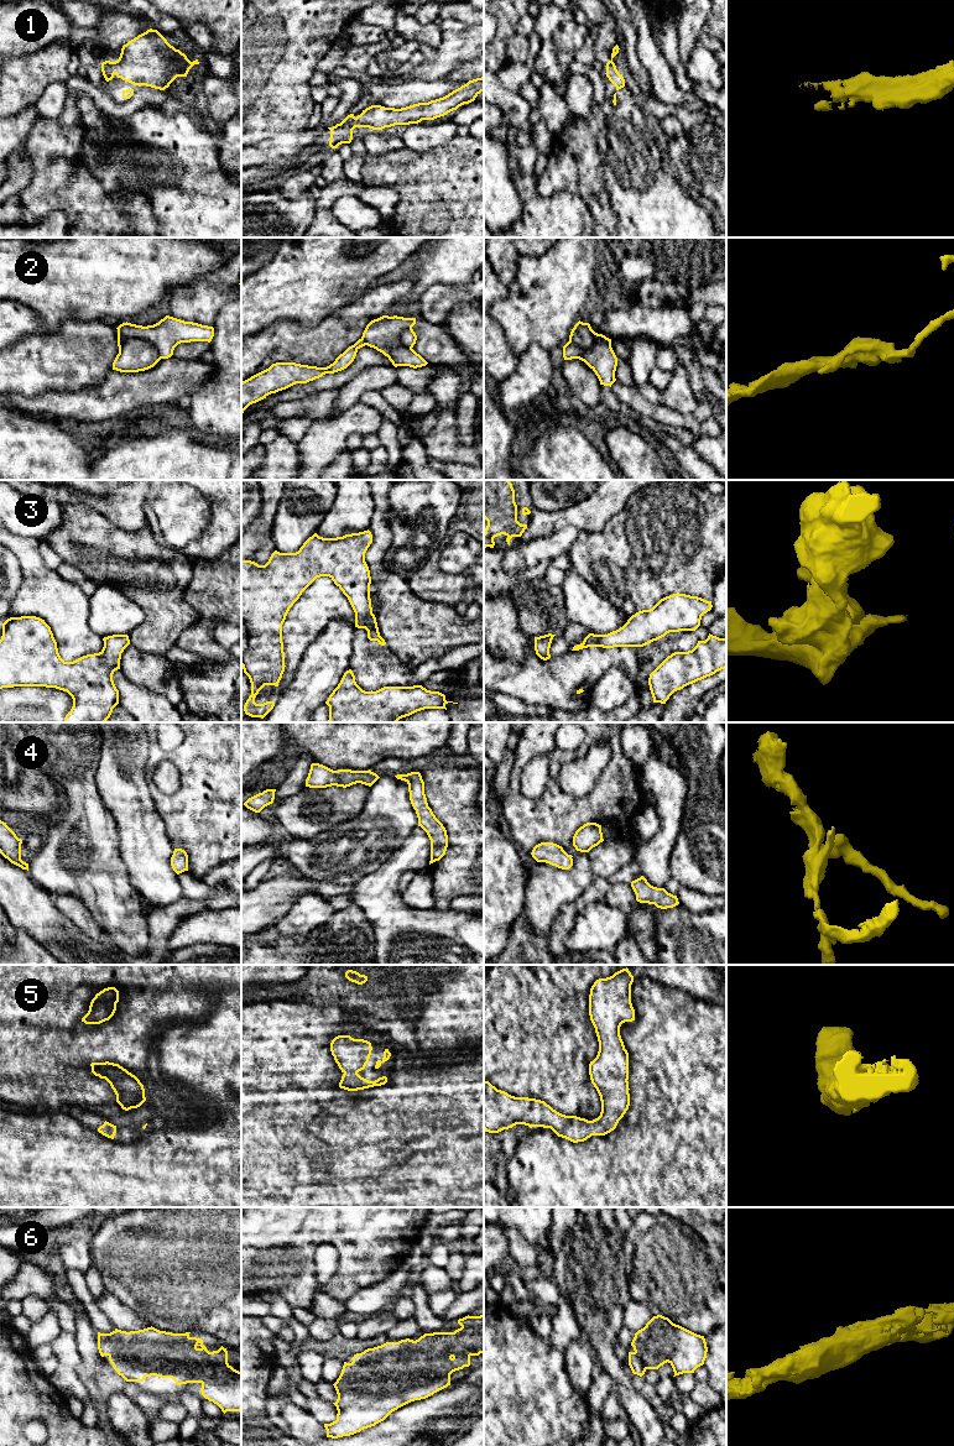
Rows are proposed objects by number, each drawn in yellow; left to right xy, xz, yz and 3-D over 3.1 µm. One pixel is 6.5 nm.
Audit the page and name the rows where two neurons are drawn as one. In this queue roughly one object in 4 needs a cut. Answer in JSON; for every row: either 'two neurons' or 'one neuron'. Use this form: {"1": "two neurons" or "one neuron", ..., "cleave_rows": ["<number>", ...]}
{"1": "one neuron", "2": "one neuron", "3": "one neuron", "4": "one neuron", "5": "one neuron", "6": "one neuron", "cleave_rows": []}

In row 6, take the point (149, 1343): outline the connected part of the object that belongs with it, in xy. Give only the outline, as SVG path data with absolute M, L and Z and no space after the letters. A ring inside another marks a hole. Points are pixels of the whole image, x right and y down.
M147 1327L139 1331L115 1328L110 1333L98 1332L98 1350L108 1356L114 1369L126 1382L144 1382L146 1377L172 1378L177 1385L200 1383L202 1395L217 1404L221 1411L241 1411L241 1372L228 1363L228 1351L223 1346L209 1352L202 1338L191 1337L191 1332L172 1333Z

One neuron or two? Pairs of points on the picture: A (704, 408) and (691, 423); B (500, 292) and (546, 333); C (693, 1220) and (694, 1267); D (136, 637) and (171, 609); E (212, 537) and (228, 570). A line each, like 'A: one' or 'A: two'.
A: two
B: two
C: two
D: one
E: two

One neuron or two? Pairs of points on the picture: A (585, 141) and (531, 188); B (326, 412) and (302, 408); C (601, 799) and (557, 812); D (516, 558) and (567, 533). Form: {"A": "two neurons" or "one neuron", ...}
{"A": "two neurons", "B": "one neuron", "C": "one neuron", "D": "one neuron"}

